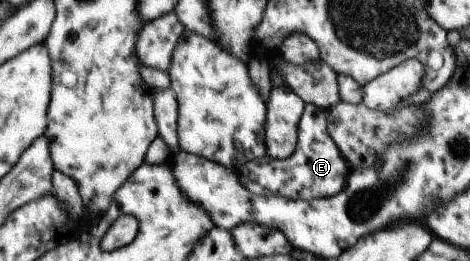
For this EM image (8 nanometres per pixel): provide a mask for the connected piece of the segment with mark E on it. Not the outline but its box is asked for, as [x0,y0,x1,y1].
[235,103,350,199]

